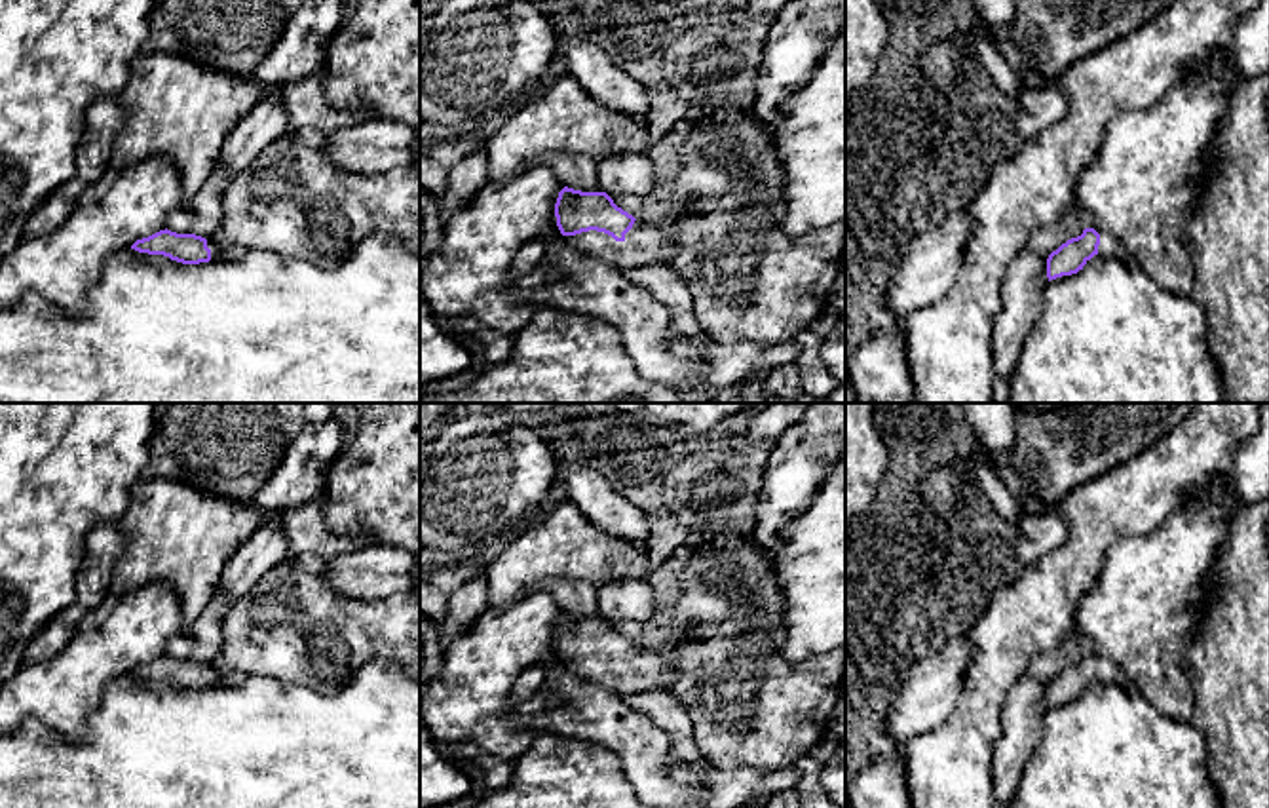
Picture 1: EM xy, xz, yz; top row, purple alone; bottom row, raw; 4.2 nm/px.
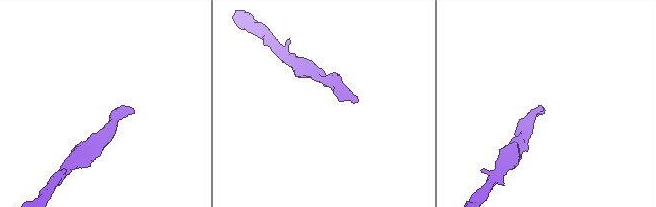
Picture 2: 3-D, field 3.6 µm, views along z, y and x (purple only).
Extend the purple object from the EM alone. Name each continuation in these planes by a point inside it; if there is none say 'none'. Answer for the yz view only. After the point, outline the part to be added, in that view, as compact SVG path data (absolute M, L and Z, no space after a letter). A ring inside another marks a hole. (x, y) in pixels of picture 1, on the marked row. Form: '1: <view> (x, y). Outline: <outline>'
1: yz (1110, 248). Outline: M1098 232L1098 234L1100 234L1100 245L1098 245L1100 257L1119 259L1130 268L1136 266L1136 260L1132 259L1132 255L1123 247L1123 243L1115 236L1111 236L1108 232Z

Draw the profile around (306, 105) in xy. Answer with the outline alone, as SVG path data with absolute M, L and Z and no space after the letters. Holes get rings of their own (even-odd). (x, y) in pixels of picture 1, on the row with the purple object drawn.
M317 68L310 78L281 86L281 99L289 125L294 129L312 127L323 135L359 124L376 116L367 106L336 108L325 95L325 70Z

